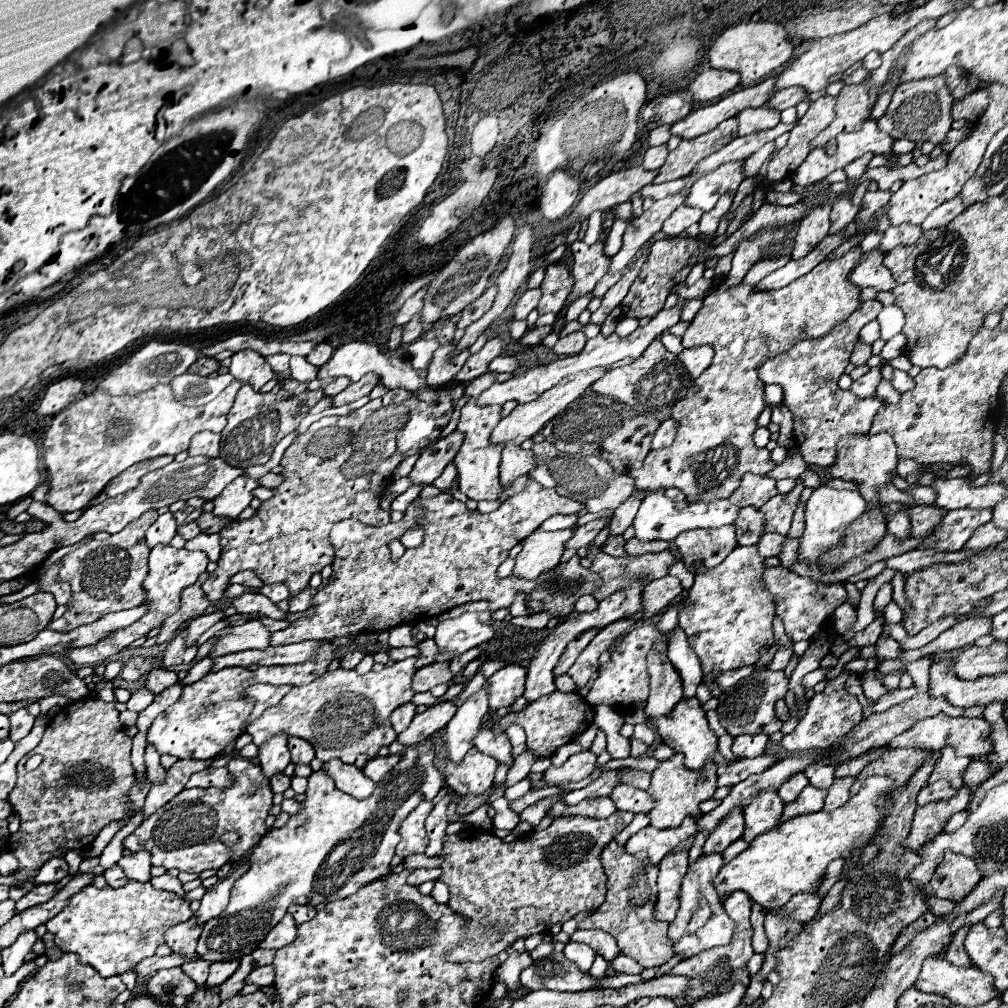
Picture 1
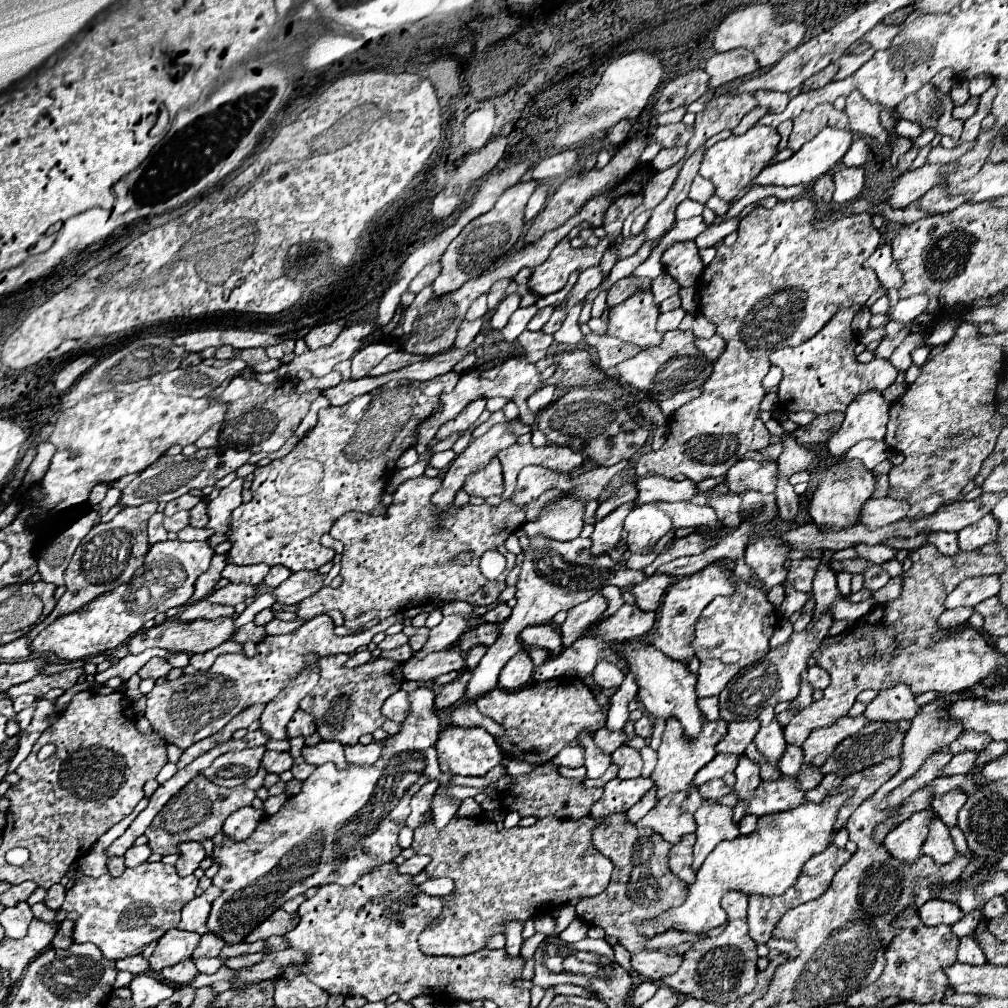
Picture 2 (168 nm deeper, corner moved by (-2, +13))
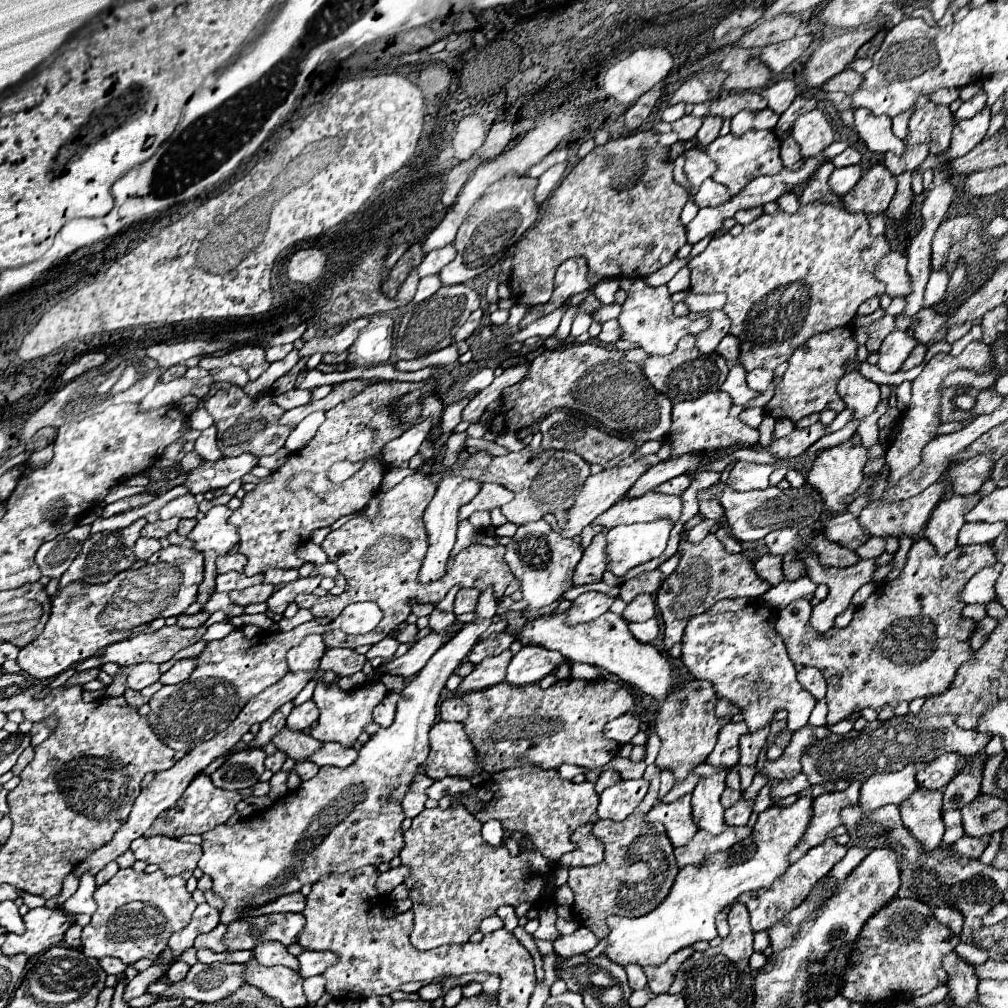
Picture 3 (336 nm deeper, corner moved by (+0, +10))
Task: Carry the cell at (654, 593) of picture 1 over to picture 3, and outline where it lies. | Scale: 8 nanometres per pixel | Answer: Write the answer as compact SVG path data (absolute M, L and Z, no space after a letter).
M642 592L638 594L624 610L624 618L628 622L644 622L644 620L650 620L652 616L656 614L656 604L654 604L654 594L648 594L648 592Z

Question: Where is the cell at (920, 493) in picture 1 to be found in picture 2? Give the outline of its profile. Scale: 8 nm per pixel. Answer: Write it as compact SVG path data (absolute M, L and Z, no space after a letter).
M962 323L946 351L920 367L920 377L908 385L906 393L892 403L890 423L886 431L886 443L892 451L904 453L904 463L892 467L890 493L892 499L908 499L912 503L904 519L922 519L932 515L944 501L954 499L968 481L974 479L982 461L992 453L994 443L1002 431L1002 419L996 413L996 387L1004 367L1004 351L996 345L984 345L980 341L978 327L974 323Z

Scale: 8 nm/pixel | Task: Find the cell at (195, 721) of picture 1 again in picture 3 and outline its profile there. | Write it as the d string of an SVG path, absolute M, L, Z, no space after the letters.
M310 620L290 632L260 632L256 638L246 640L242 636L242 630L234 630L226 638L210 642L206 646L208 652L212 650L210 656L206 656L206 650L202 652L200 662L188 682L162 686L150 698L150 728L172 750L192 750L198 742L210 740L218 732L222 732L250 698L288 674L286 654L290 648L298 646L308 634L324 636L330 630L332 626L322 626L316 620Z

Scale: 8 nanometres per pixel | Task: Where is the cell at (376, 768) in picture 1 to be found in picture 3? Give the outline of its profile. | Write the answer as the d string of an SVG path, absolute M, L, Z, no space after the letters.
M334 742L330 744L322 744L322 750L318 750L318 754L314 754L312 762L318 766L338 766L338 768L348 768L350 764L354 764L354 760L358 758L358 750L356 748L342 748Z

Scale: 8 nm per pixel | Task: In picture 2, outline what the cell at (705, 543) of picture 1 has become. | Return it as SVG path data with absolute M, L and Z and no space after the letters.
M680 501L680 503L656 503L666 515L670 515L672 525L674 527L698 527L700 531L704 531L708 527L710 533L718 533L718 519L712 507L698 507L694 503L688 501Z

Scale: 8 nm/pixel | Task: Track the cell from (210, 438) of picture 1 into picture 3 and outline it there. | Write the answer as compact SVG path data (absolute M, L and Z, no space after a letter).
M210 426L208 430L204 430L200 434L200 438L194 442L194 450L204 458L204 460L218 460L222 456L222 452L216 446L216 428Z

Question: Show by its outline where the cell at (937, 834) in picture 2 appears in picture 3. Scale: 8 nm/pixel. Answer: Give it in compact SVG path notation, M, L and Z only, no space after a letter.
M920 788L900 806L902 822L924 850L942 848L944 822L942 822L942 792Z

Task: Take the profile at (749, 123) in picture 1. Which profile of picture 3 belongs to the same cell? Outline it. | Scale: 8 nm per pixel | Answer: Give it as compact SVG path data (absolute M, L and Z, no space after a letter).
M780 80L770 86L766 86L760 96L768 102L768 108L772 108L776 114L782 114L792 100L796 98L796 84L792 80Z

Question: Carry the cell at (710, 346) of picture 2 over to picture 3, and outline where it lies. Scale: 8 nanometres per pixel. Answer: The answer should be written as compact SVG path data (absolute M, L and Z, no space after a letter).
M732 334L724 336L722 342L716 346L716 352L718 352L724 360L728 360L728 362L736 360L736 358L738 358L738 340L736 340Z

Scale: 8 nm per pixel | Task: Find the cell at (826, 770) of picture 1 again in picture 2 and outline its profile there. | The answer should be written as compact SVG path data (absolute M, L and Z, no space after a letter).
M804 765L804 767L800 769L800 775L796 775L800 787L804 787L806 791L808 791L808 789L814 789L814 787L822 781L822 777L824 777L824 775L820 773L820 769L818 769L818 767L812 767L812 765Z

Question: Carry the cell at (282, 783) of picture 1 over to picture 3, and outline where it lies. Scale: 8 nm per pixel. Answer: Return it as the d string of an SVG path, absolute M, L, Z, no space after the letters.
M278 750L276 754L272 754L272 756L266 758L266 768L272 770L272 772L278 772L278 770L282 770L284 760L286 760L286 754L282 750Z

